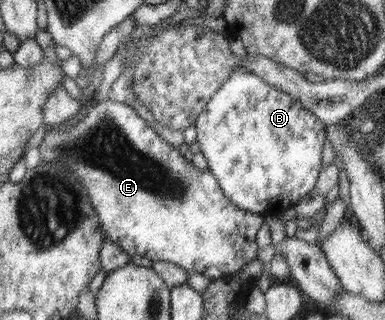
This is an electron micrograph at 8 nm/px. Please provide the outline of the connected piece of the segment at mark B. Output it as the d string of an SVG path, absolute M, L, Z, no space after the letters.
M237 67L229 81L198 116L194 127L198 130L195 141L199 143L201 152L207 159L208 170L220 182L233 204L243 210L266 217L277 217L316 187L316 179L322 169L324 122L306 109L299 99L269 85L256 74Z

